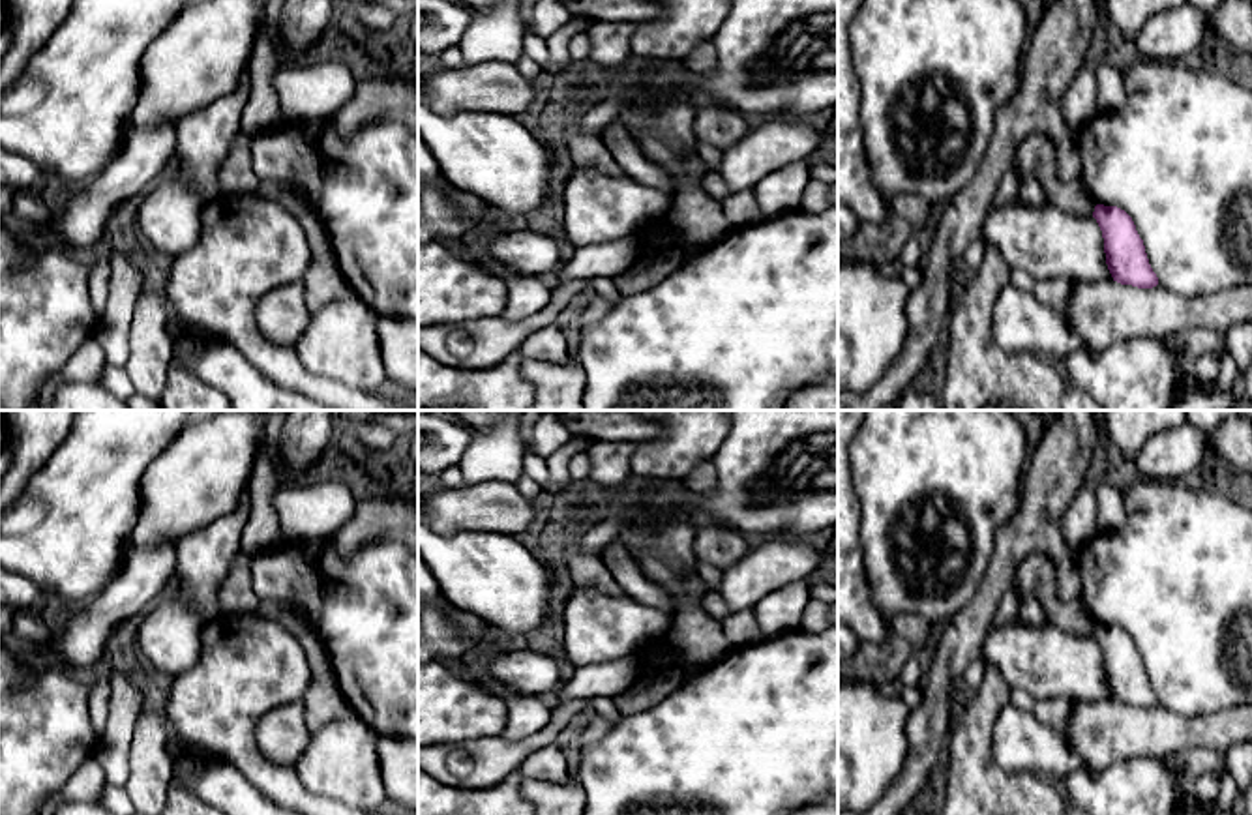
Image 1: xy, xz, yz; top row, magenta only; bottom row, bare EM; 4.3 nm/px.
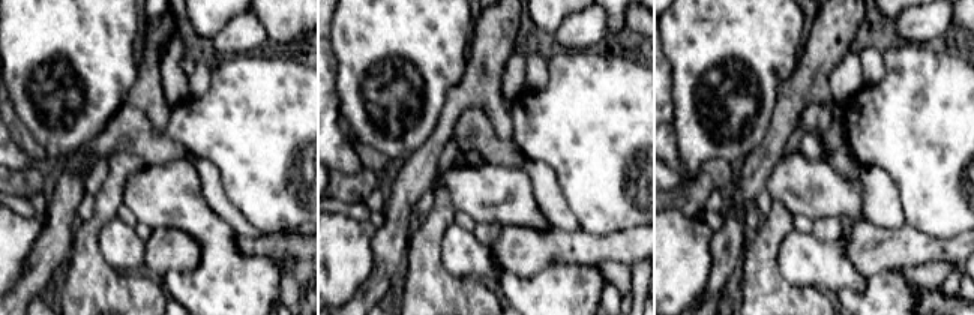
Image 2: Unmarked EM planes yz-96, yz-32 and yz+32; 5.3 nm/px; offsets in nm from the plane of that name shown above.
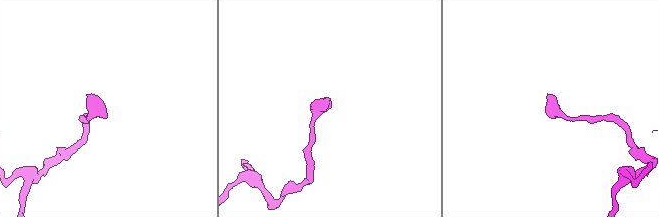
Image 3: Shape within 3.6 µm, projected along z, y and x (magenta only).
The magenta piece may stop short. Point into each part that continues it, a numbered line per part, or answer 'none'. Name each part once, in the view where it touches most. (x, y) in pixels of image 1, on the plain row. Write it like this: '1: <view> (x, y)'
none

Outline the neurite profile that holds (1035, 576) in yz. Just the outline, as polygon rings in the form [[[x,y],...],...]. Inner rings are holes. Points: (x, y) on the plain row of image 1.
[[[1033,553],[1023,558],[1016,570],[1012,588],[1018,592],[1020,603],[1033,596],[1042,605],[1046,620],[1059,630],[1078,637],[1093,635],[1096,624],[1083,603],[1080,600],[1059,600],[1057,573],[1050,556]]]

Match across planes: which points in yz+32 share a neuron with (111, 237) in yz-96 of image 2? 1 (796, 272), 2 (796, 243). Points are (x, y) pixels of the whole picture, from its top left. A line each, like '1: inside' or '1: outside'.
1: inside
2: inside

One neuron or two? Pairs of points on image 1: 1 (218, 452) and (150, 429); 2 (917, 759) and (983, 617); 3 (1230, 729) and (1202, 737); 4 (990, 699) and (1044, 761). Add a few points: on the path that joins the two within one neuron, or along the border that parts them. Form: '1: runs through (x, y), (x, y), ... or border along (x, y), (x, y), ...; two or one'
1: border along (184, 429), (145, 469); two
2: runs through (930, 724), (939, 681), (954, 652); one
3: runs through (1222, 729), (1209, 731); one
4: border along (1009, 701), (996, 712), (990, 752); two

